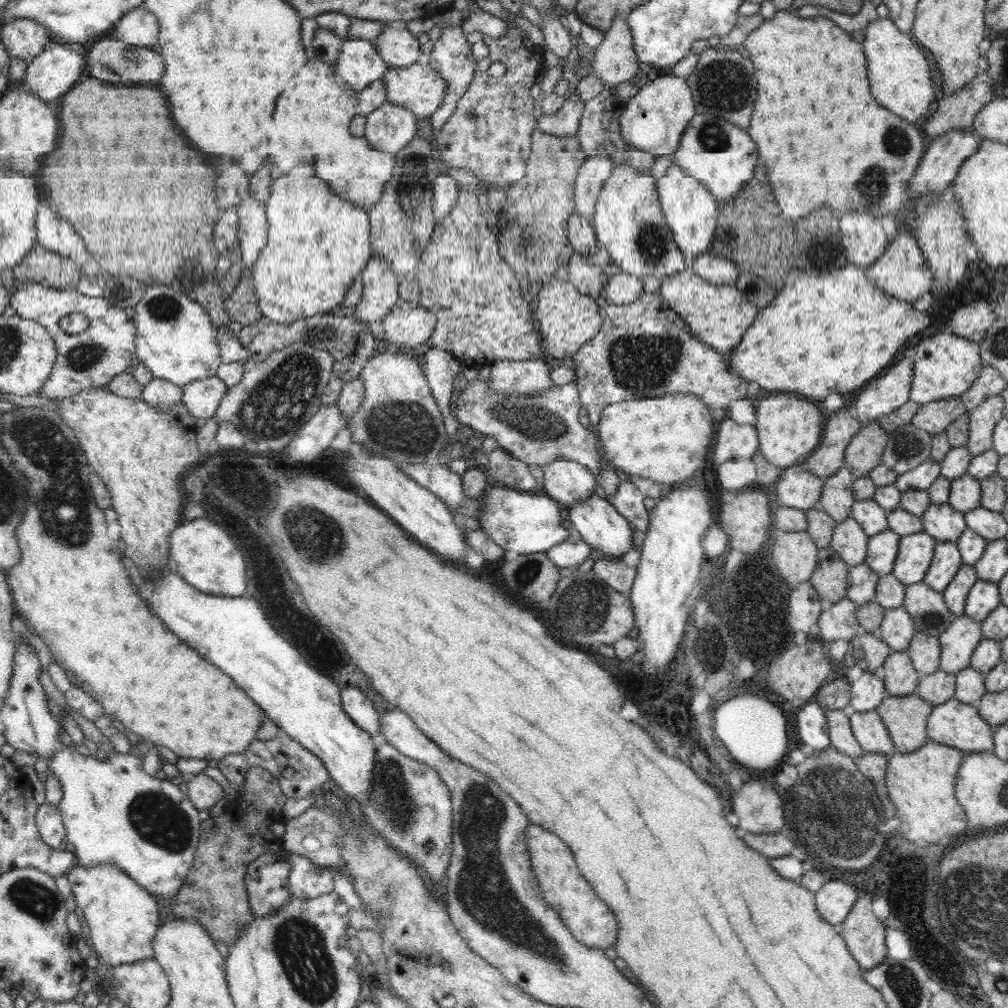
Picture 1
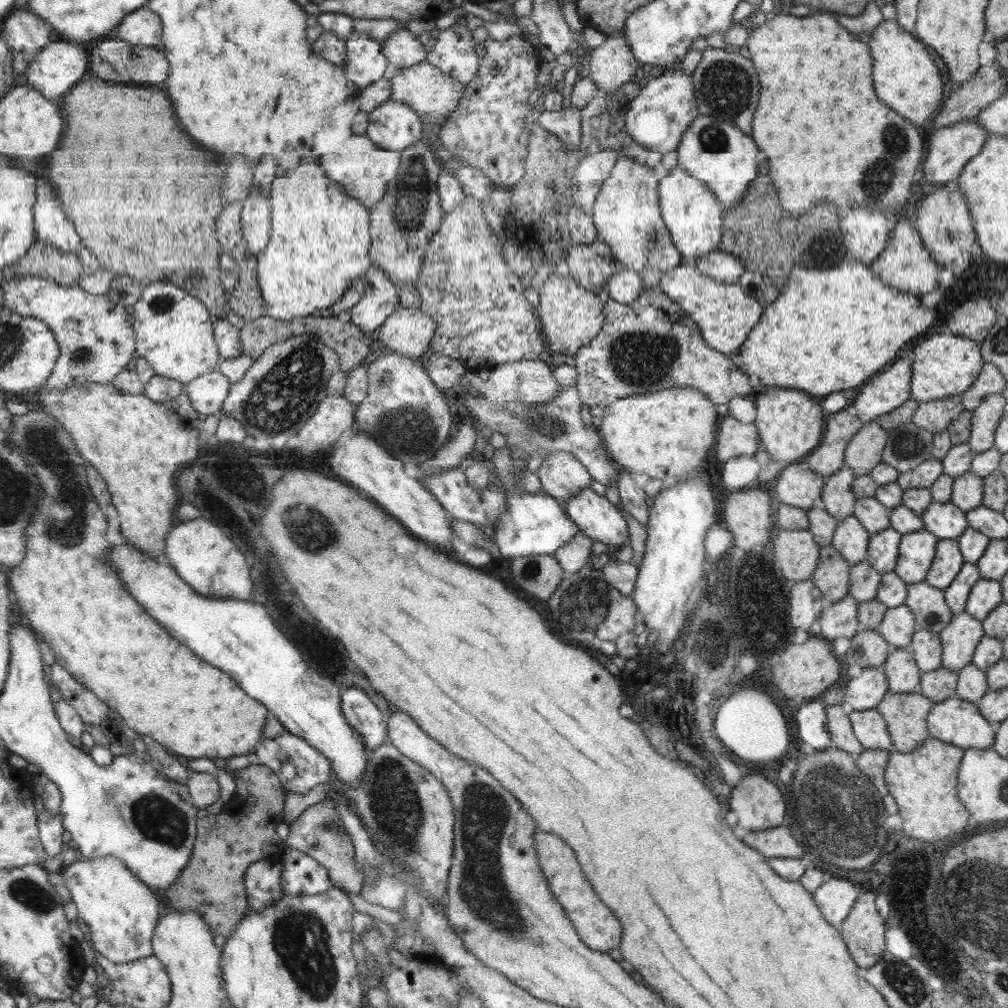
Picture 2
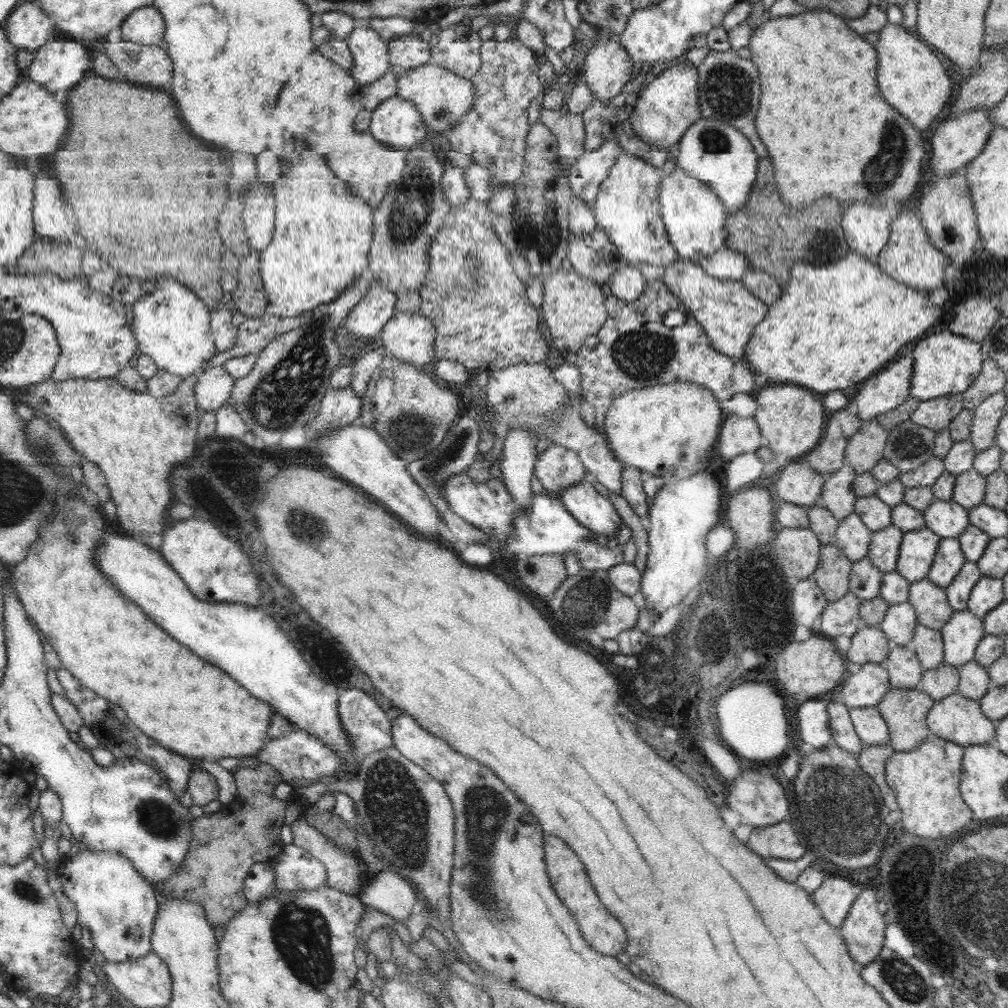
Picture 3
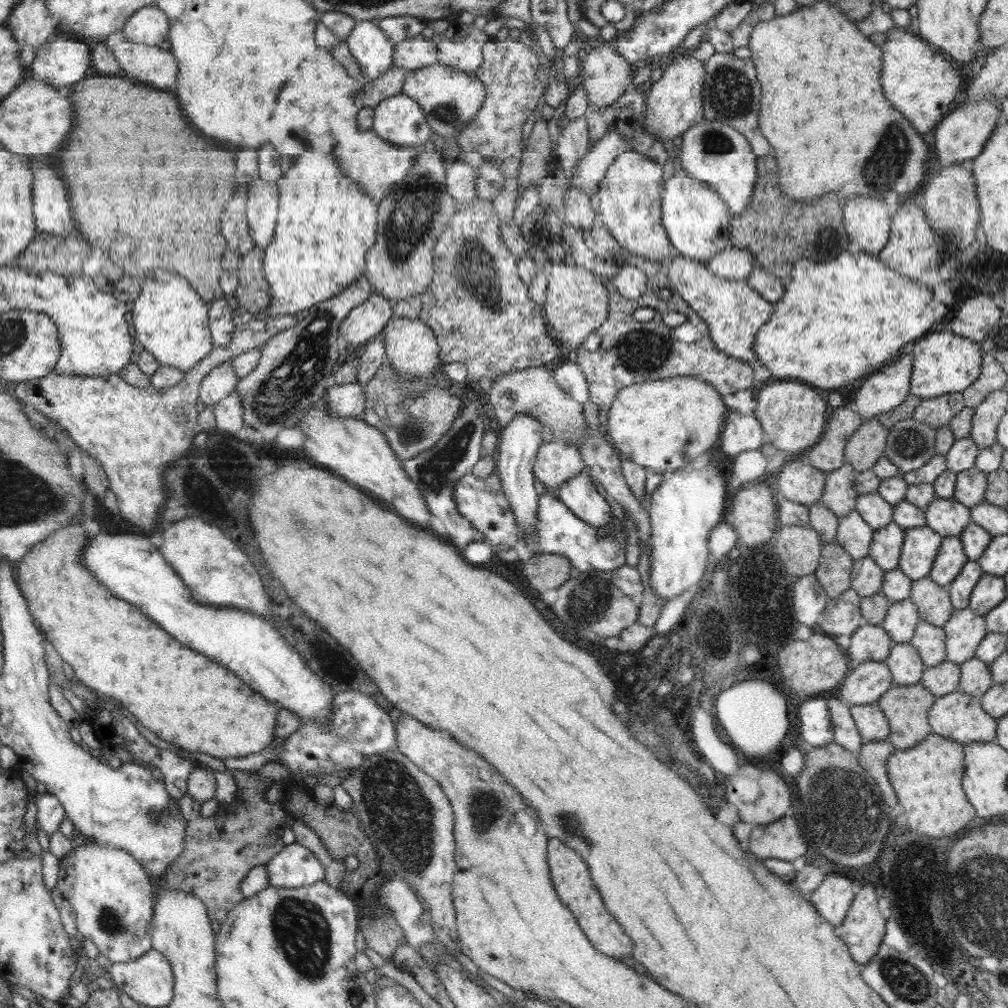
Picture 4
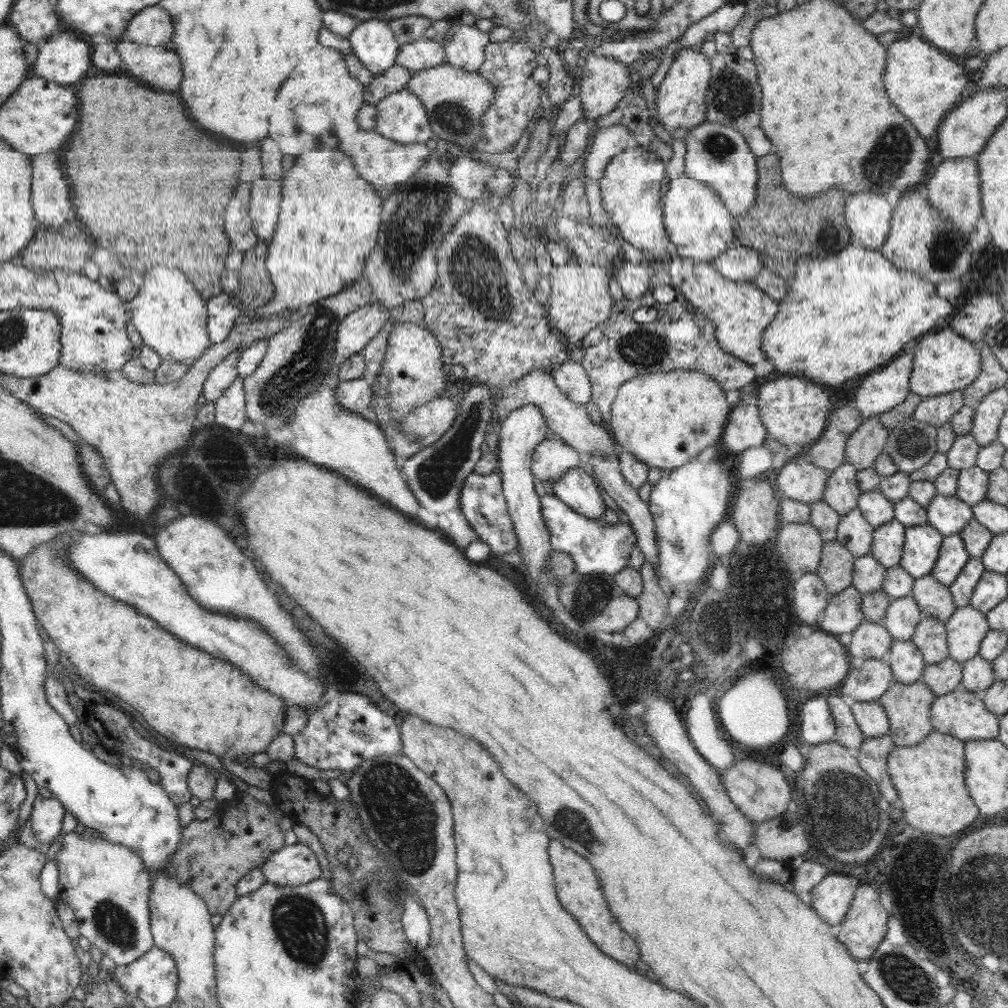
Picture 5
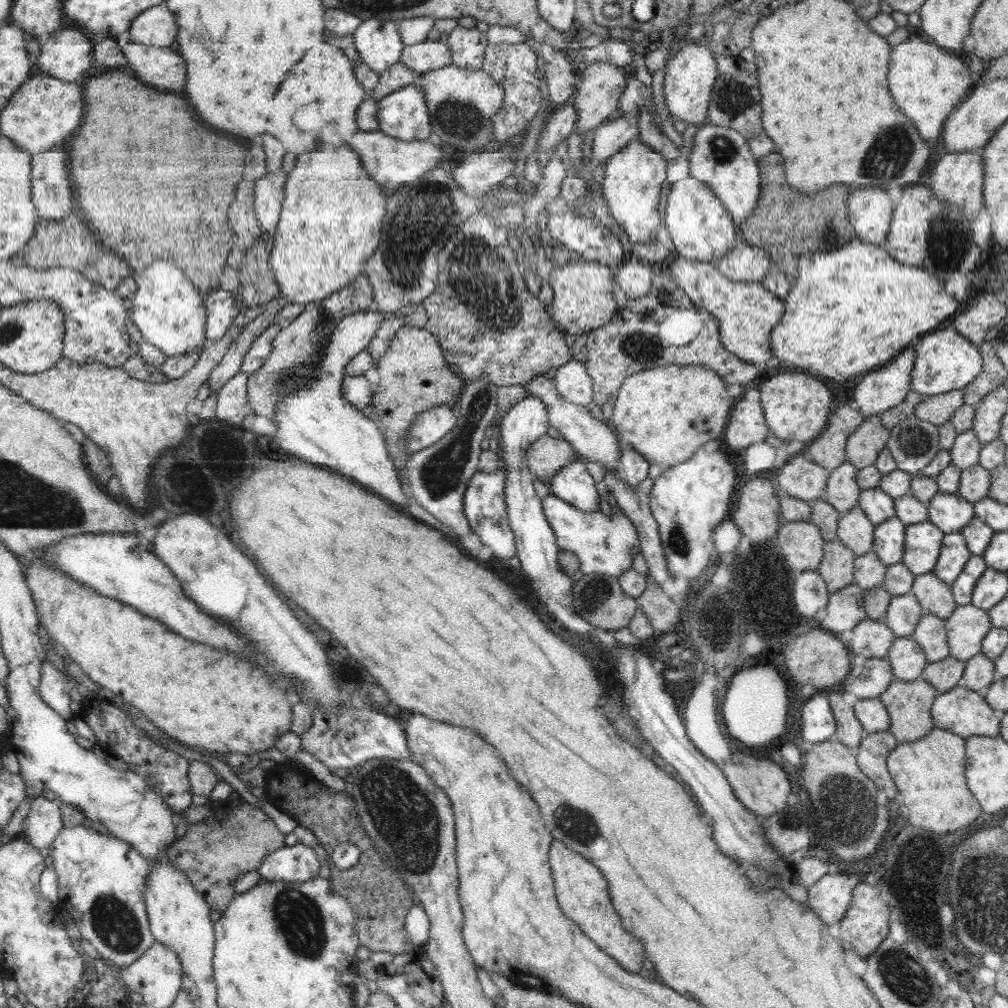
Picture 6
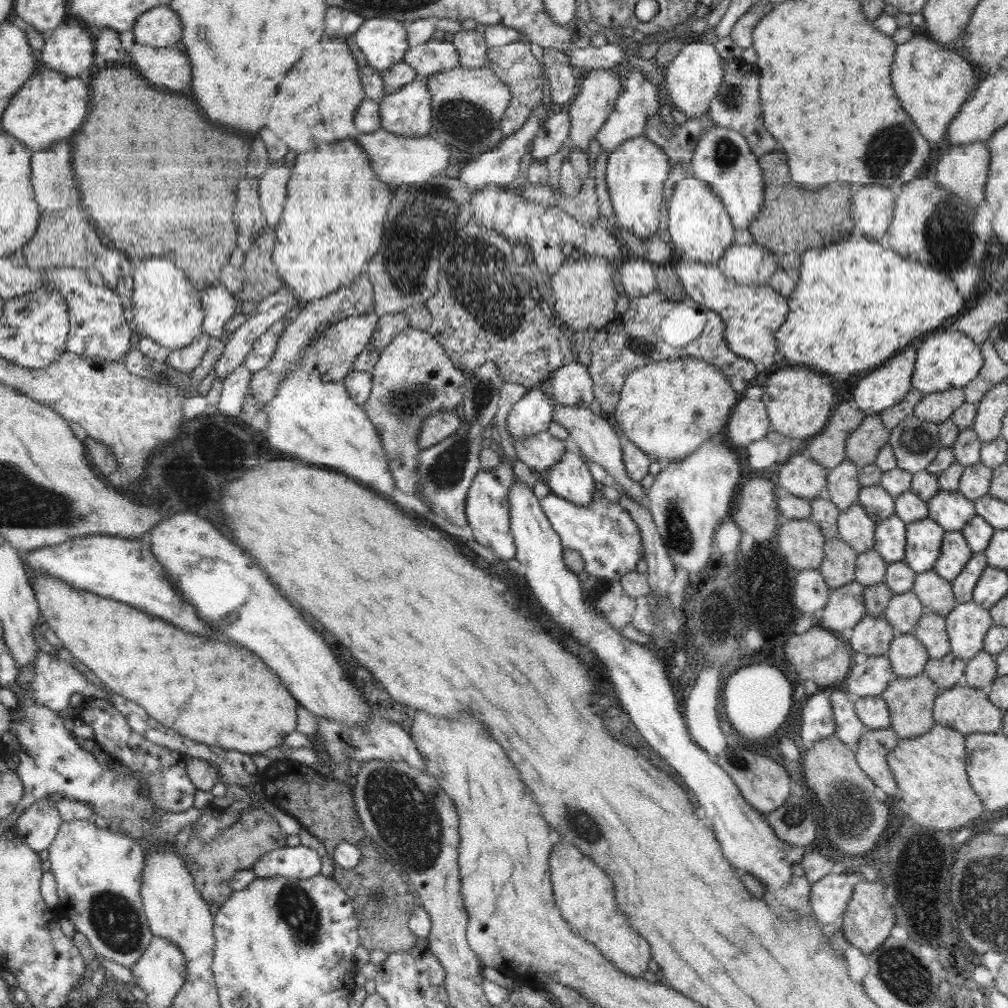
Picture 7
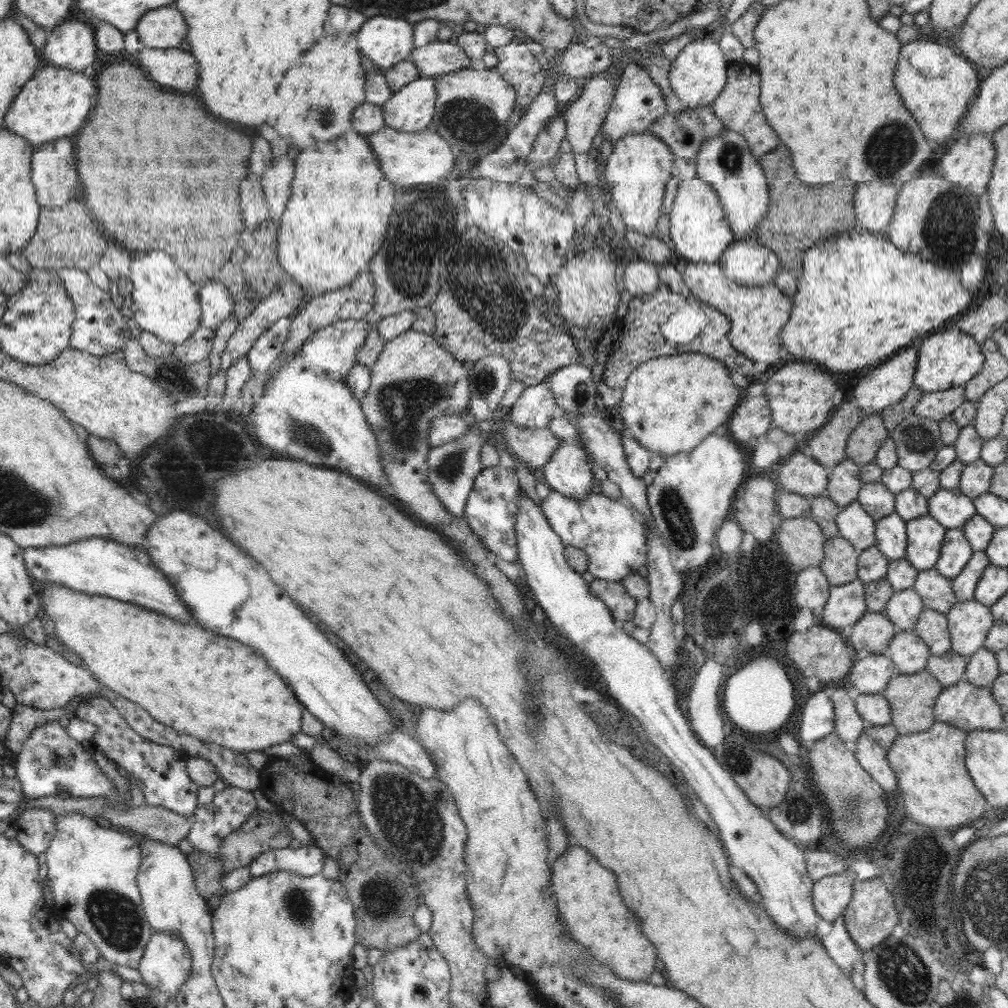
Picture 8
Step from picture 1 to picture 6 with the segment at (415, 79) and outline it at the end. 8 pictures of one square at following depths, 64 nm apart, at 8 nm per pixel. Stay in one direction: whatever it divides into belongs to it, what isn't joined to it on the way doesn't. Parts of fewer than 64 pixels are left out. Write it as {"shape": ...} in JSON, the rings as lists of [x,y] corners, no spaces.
{"shape":[[[454,65],[416,75],[414,82],[424,91],[430,114],[431,132],[438,134],[441,142],[458,146],[462,154],[487,150],[494,138],[491,121],[502,108],[504,88],[482,69],[468,70]]]}

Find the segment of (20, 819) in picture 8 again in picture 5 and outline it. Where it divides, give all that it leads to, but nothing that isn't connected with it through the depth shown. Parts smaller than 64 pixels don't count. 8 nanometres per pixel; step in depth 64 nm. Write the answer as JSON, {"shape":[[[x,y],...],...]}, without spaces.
{"shape":[[[38,794],[29,816],[34,838],[40,844],[49,844],[62,833],[65,809],[54,797],[45,798]]]}

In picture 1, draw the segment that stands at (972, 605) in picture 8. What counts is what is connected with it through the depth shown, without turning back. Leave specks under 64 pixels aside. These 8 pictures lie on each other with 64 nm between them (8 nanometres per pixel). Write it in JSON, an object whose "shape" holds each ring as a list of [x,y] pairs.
{"shape":[[[966,614],[955,616],[948,628],[938,637],[941,644],[940,666],[944,672],[958,674],[963,668],[970,667],[970,660],[978,643],[983,639],[981,623]]]}

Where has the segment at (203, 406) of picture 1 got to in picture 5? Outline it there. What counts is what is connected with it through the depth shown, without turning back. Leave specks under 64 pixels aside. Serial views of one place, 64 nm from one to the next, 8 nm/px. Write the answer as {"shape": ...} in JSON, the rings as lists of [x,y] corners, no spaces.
{"shape":[[[235,349],[226,358],[222,359],[221,364],[217,364],[210,371],[201,393],[206,400],[215,401],[218,399],[224,393],[224,389],[238,377],[236,364],[238,364],[238,358],[240,358],[242,351],[242,349]]]}

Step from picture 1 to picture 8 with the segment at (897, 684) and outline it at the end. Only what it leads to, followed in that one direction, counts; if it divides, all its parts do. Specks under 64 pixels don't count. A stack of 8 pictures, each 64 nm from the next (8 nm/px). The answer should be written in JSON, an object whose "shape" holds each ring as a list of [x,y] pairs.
{"shape":[[[897,630],[888,645],[887,655],[899,672],[909,674],[924,670],[931,654],[914,630]]]}

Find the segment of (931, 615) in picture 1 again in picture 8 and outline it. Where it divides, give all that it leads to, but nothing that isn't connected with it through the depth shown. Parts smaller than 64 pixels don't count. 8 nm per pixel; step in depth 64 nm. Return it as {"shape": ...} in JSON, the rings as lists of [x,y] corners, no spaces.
{"shape":[[[934,568],[918,571],[912,588],[922,598],[925,609],[946,615],[957,602],[951,579],[942,576]]]}

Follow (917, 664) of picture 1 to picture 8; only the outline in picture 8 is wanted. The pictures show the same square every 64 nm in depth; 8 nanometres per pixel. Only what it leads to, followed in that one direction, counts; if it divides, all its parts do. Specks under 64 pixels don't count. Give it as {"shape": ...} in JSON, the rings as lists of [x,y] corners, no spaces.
{"shape":[[[924,609],[916,621],[914,632],[926,643],[930,654],[942,656],[951,649],[947,615]]]}

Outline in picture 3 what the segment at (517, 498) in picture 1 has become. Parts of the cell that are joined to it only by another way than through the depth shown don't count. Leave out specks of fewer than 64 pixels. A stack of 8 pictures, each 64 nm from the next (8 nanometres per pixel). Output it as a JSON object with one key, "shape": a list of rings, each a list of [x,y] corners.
{"shape":[[[550,494],[534,495],[530,500],[530,508],[526,512],[518,510],[514,516],[514,533],[507,541],[506,545],[500,547],[500,553],[503,558],[510,557],[532,557],[535,555],[571,553],[583,570],[590,571],[608,571],[610,568],[624,563],[623,551],[617,547],[617,544],[611,542],[607,548],[600,548],[594,542],[594,534],[588,528],[570,515],[564,504],[559,498]]]}

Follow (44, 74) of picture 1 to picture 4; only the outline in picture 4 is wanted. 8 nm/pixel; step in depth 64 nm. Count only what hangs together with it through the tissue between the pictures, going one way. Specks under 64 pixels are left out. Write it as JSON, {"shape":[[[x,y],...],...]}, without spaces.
{"shape":[[[56,35],[46,45],[36,48],[34,61],[30,66],[34,79],[51,84],[59,90],[70,90],[86,78],[86,70],[91,67],[91,43],[83,40],[63,39]]]}

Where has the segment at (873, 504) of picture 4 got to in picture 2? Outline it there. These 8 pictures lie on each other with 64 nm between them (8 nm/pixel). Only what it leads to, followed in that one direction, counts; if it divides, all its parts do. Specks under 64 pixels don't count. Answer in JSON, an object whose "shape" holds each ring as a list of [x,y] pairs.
{"shape":[[[862,497],[854,504],[853,515],[870,534],[876,534],[890,527],[892,508],[884,506],[876,497]]]}

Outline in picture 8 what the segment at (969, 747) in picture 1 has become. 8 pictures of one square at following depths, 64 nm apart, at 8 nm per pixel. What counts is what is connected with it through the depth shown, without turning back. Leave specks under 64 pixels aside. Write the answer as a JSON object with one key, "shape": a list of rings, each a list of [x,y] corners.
{"shape":[[[964,678],[952,687],[944,687],[938,695],[934,707],[936,721],[948,723],[969,733],[970,731],[993,731],[1004,729],[1004,710],[994,700],[990,688],[978,687],[968,683]]]}

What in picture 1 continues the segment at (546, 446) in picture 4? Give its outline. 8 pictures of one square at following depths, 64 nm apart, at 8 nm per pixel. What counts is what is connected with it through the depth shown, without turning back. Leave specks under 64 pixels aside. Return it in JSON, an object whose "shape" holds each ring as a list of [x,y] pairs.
{"shape":[[[556,459],[544,465],[541,492],[554,499],[560,506],[568,507],[584,501],[594,493],[597,481],[584,465],[566,459]]]}

